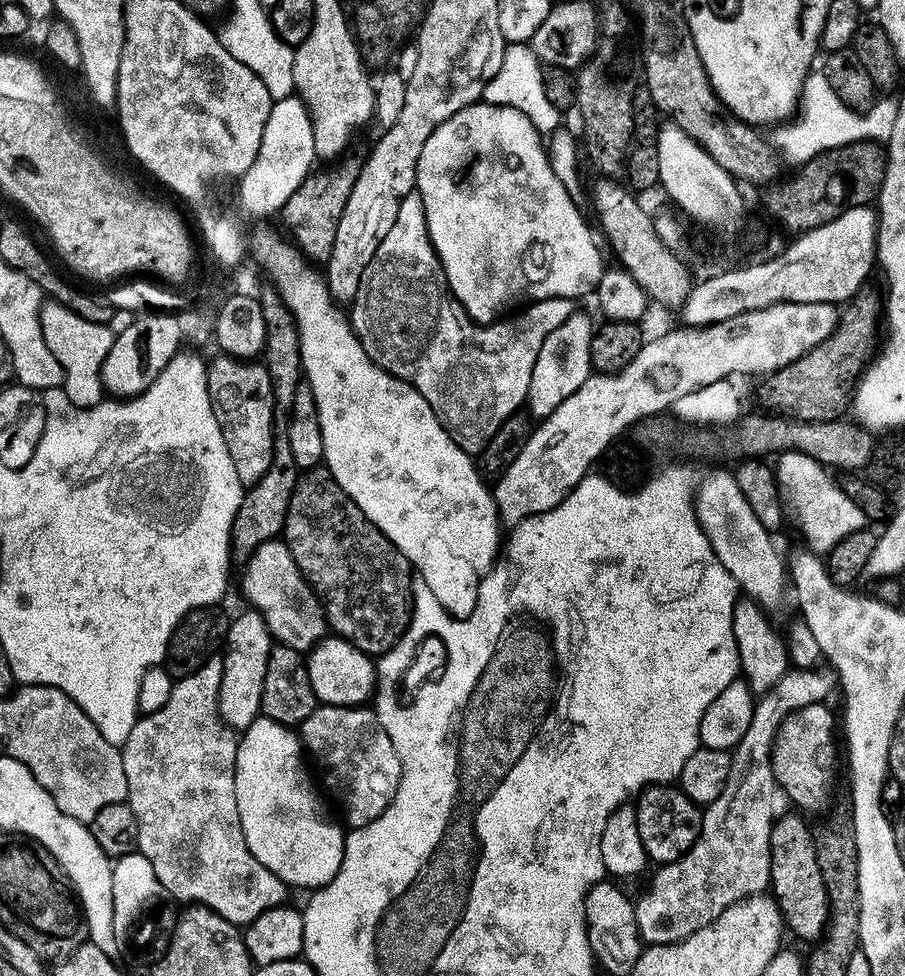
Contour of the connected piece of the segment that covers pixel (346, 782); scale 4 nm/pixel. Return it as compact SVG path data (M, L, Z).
M320 704L299 725L298 735L309 757L316 756L318 763L324 767L324 784L344 803L344 816L349 825L359 826L374 822L374 818L384 811L398 790L398 782L402 774L402 766L398 754L394 750L394 742L390 742L390 734L382 730L375 711L368 706L347 708L333 704Z

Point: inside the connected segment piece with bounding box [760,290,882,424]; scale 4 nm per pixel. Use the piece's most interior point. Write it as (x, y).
(817, 387)

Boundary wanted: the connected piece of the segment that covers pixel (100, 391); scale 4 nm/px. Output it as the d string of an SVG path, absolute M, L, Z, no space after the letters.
M48 302L40 310L42 338L50 348L50 352L61 363L64 371L62 385L66 398L76 408L93 408L105 399L106 389L100 371L106 362L106 354L110 354L110 346L114 332L107 324L86 322L74 310L55 302Z

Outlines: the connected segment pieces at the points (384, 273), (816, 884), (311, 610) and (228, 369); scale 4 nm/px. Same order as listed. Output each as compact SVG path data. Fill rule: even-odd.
M414 190L402 198L394 226L390 226L386 238L382 238L378 250L374 250L374 258L370 258L370 266L366 266L362 282L358 282L358 294L350 305L350 323L370 359L390 375L416 388L460 449L479 454L490 438L498 434L498 426L525 407L538 350L542 350L542 342L546 342L550 333L570 318L574 304L555 296L529 303L525 308L528 309L513 320L501 318L494 324L476 324L468 319L463 306L452 299L448 290L448 279L428 240L422 198Z
M785 811L784 815L776 819L770 834L770 892L784 917L784 923L789 933L793 932L800 940L815 942L824 935L828 926L828 895L826 886L822 882L822 870L818 870L816 857L816 838L813 829L808 829L808 824L803 820L803 815L795 811Z
M283 539L267 540L252 551L244 568L244 596L251 607L262 614L273 641L290 646L305 654L323 640L329 631L316 591L306 582L302 570L294 562ZM245 567L245 568L244 568Z
M216 354L213 360L207 361L208 393L230 462L238 474L238 482L251 486L270 470L274 454L272 437L272 419L274 418L274 394L270 374L263 363L255 359L237 360L227 354Z

